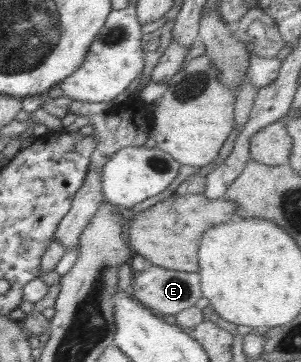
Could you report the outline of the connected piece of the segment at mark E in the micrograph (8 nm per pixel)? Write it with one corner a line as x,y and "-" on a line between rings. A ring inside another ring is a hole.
154,265
148,270
134,273
130,289
134,298
142,302
145,307
155,309
166,315
176,315
196,305
203,297
201,292
201,277
198,272
174,271

